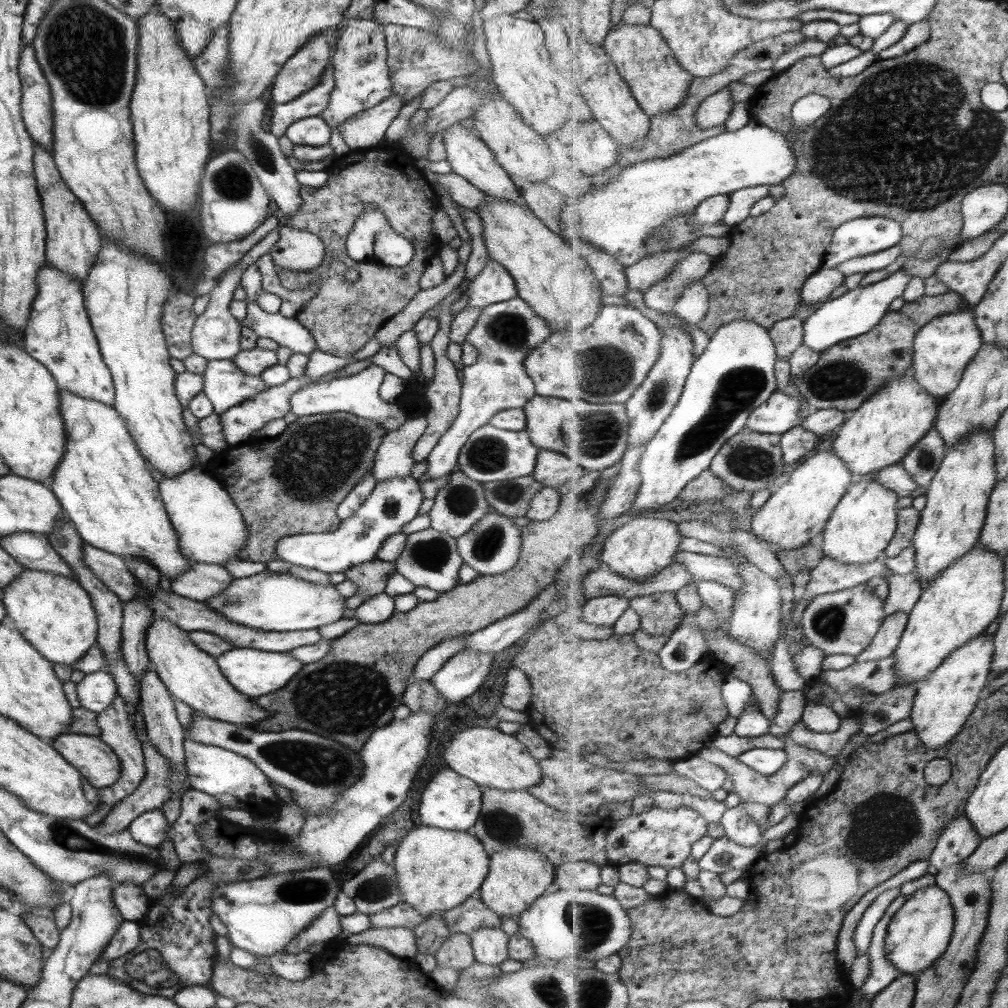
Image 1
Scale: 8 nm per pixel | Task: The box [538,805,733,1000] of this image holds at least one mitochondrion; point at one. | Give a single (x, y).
(595, 924)

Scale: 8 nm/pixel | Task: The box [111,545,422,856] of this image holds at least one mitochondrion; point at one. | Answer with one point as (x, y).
(285, 756)

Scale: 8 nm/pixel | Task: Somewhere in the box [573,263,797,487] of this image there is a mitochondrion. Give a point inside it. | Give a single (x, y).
(736, 391)

